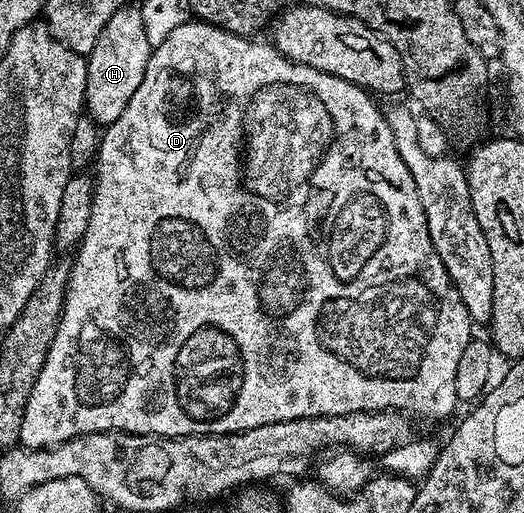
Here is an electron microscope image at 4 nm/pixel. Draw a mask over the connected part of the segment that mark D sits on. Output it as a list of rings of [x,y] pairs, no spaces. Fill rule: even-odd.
[[[188,21],[177,25],[177,29],[173,29],[173,33],[169,33],[169,37],[165,41],[161,41],[161,45],[153,48],[149,57],[149,65],[145,69],[145,77],[141,81],[141,85],[137,85],[137,93],[133,93],[129,105],[125,105],[125,113],[121,113],[121,117],[117,117],[117,121],[106,124],[99,141],[99,153],[95,156],[93,164],[93,178],[95,180],[93,214],[89,216],[89,229],[85,229],[85,237],[73,255],[71,276],[67,282],[67,292],[63,302],[63,312],[57,325],[57,333],[49,345],[49,353],[45,357],[45,365],[37,377],[37,385],[33,385],[33,393],[29,393],[29,401],[25,405],[25,421],[21,421],[21,437],[19,438],[19,443],[22,446],[33,450],[41,450],[55,447],[59,443],[76,438],[78,435],[95,434],[98,431],[125,431],[129,434],[137,435],[164,435],[170,439],[176,439],[179,435],[232,435],[238,431],[257,429],[261,425],[269,425],[277,421],[293,421],[294,419],[308,419],[309,417],[321,417],[322,415],[344,415],[345,413],[357,413],[358,411],[401,411],[410,413],[412,416],[424,415],[427,419],[443,419],[446,415],[454,413],[455,406],[460,406],[461,401],[457,397],[457,361],[461,361],[461,352],[465,350],[465,345],[471,343],[473,324],[469,313],[465,309],[465,304],[461,301],[461,296],[457,294],[457,289],[441,261],[441,257],[437,257],[437,253],[433,249],[433,241],[429,237],[429,229],[427,228],[425,209],[421,209],[421,197],[417,197],[417,185],[413,185],[413,173],[409,173],[405,161],[401,159],[401,153],[397,153],[397,145],[393,141],[393,133],[387,124],[386,114],[381,110],[381,107],[379,111],[378,105],[374,103],[376,100],[363,88],[345,81],[341,77],[321,73],[321,69],[313,69],[309,65],[295,63],[292,59],[285,58],[270,42],[255,42],[259,41],[245,35],[235,35],[231,31],[226,31],[224,27],[214,27],[213,24],[202,21]],[[371,201],[385,201],[389,205],[387,207],[389,217],[391,217],[389,239],[387,239],[383,251],[379,253],[379,257],[389,259],[389,263],[385,265],[385,267],[389,267],[389,271],[367,273],[365,285],[343,285],[339,293],[335,293],[335,291],[329,291],[329,293],[355,297],[355,295],[359,295],[355,291],[355,287],[367,287],[365,291],[361,291],[361,295],[363,293],[385,293],[385,295],[365,295],[367,315],[371,315],[377,323],[367,323],[367,327],[363,325],[363,329],[355,329],[355,339],[351,339],[347,343],[339,341],[339,347],[327,349],[327,341],[321,343],[321,321],[323,321],[321,311],[323,311],[323,299],[327,297],[325,283],[321,283],[321,281],[323,281],[325,275],[329,277],[329,267],[335,267],[333,255],[327,255],[327,251],[333,253],[337,249],[337,245],[339,245],[339,223],[347,221],[347,231],[349,231],[349,223],[355,223],[355,215],[359,215],[355,211],[347,211],[347,207],[353,205],[353,203],[367,203],[367,217],[369,217]],[[301,257],[305,257],[305,263],[315,269],[315,271],[309,273],[309,281],[313,285],[311,291],[309,291],[311,297],[309,297],[309,303],[303,303],[299,307],[299,311],[293,313],[291,319],[285,319],[281,323],[283,325],[281,327],[277,317],[273,321],[273,289],[291,289],[291,283],[289,283],[291,259],[301,259]]]

